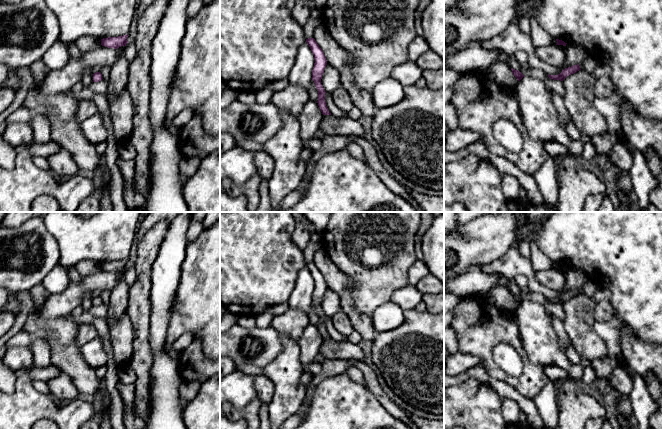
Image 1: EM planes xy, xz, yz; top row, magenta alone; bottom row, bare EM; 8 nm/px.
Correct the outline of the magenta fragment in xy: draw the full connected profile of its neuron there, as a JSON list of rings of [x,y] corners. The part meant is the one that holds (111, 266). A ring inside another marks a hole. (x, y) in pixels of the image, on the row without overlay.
[[[128,259],[118,260],[118,261],[108,261],[101,263],[101,269],[108,271],[108,272],[114,272],[117,273],[121,270],[126,270],[128,267],[127,265]]]

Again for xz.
[[[308,262],[306,263],[306,266],[309,269],[315,283],[314,291],[312,294],[312,304],[314,305],[315,310],[318,314],[318,325],[317,325],[318,330],[323,339],[331,339],[325,326],[326,316],[321,308],[322,299],[327,289],[326,281],[314,262]]]

